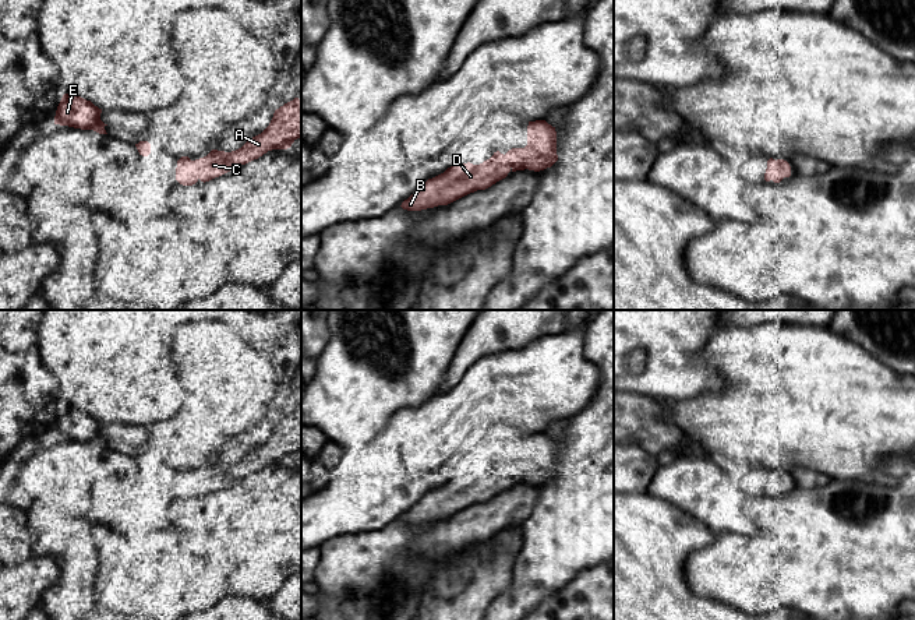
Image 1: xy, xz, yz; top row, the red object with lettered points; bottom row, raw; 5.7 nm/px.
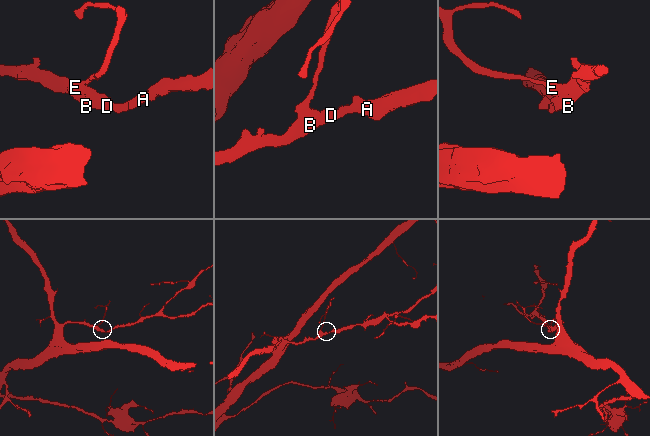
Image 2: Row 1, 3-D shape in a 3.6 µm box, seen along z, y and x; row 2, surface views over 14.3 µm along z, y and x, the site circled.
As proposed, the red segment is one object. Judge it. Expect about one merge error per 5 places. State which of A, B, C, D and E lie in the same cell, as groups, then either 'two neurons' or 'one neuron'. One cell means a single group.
A B C D E; one neuron

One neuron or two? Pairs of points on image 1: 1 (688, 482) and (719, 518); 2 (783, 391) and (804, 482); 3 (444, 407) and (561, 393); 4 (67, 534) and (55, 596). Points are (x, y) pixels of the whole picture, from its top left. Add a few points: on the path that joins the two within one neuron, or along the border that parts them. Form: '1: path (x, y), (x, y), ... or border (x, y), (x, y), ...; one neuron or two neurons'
1: path (696, 490), (716, 510); one neuron
2: border (791, 469), (806, 467), (820, 471), (830, 478); two neurons
3: path (473, 404), (490, 404), (495, 398), (532, 393); one neuron
4: path (69, 549), (69, 581); one neuron

